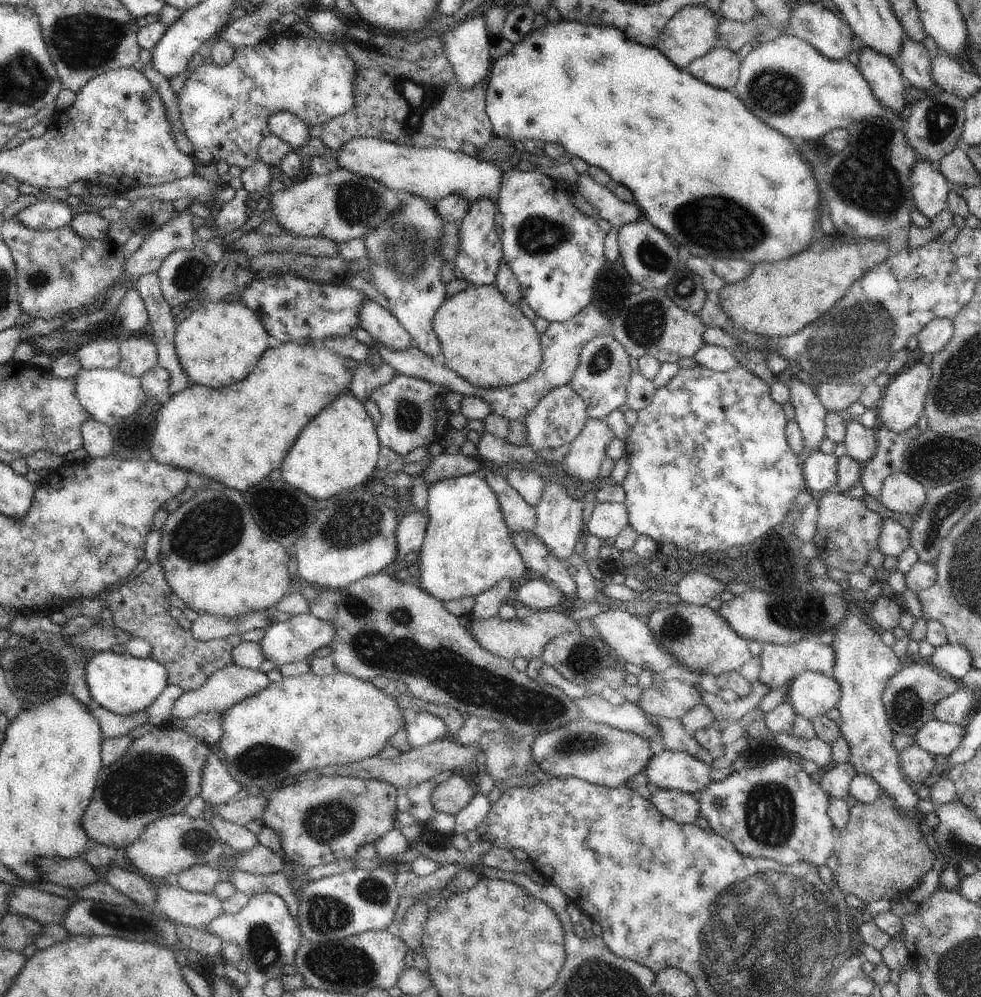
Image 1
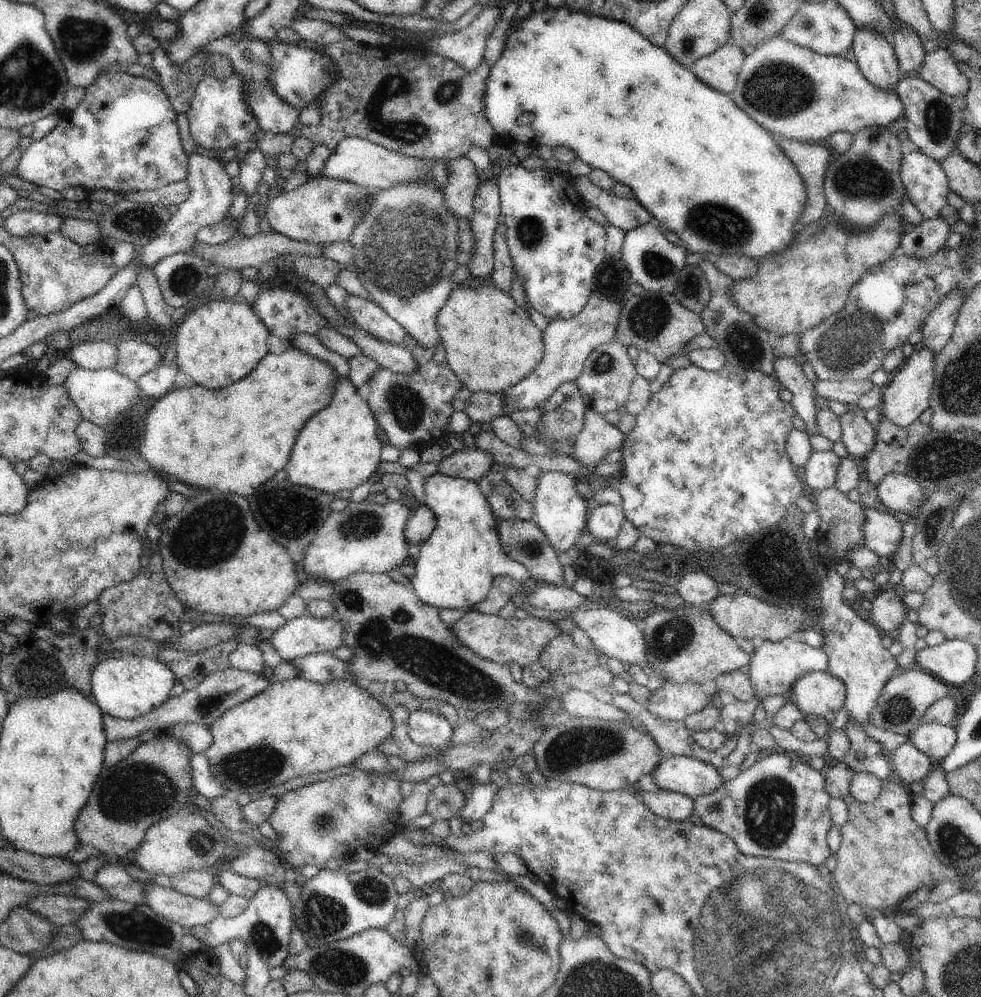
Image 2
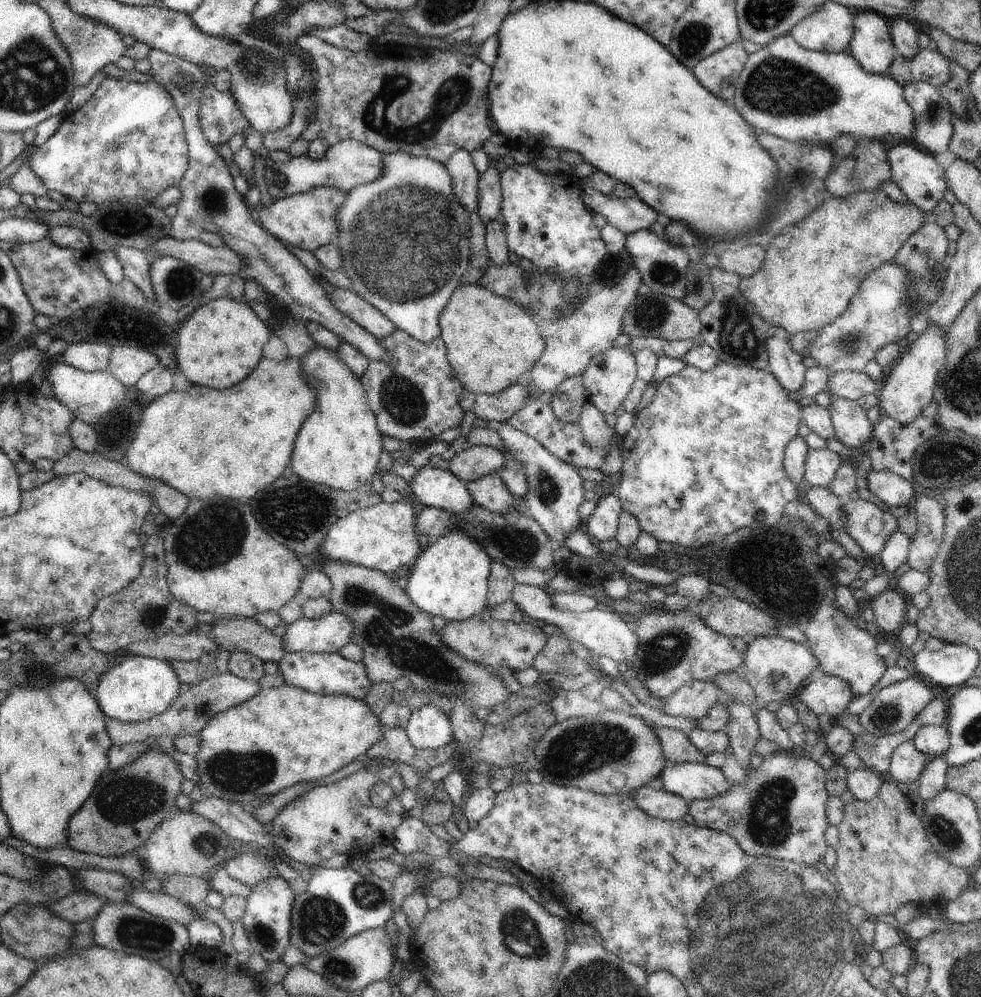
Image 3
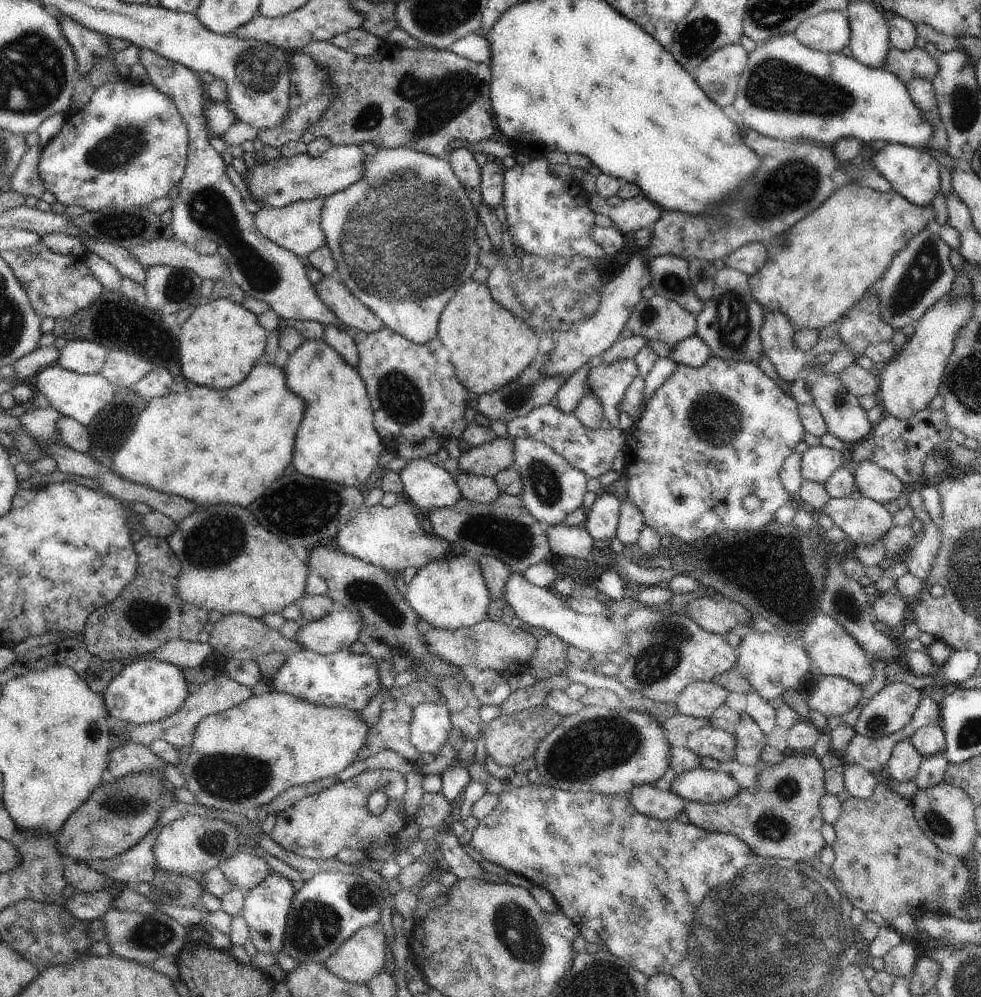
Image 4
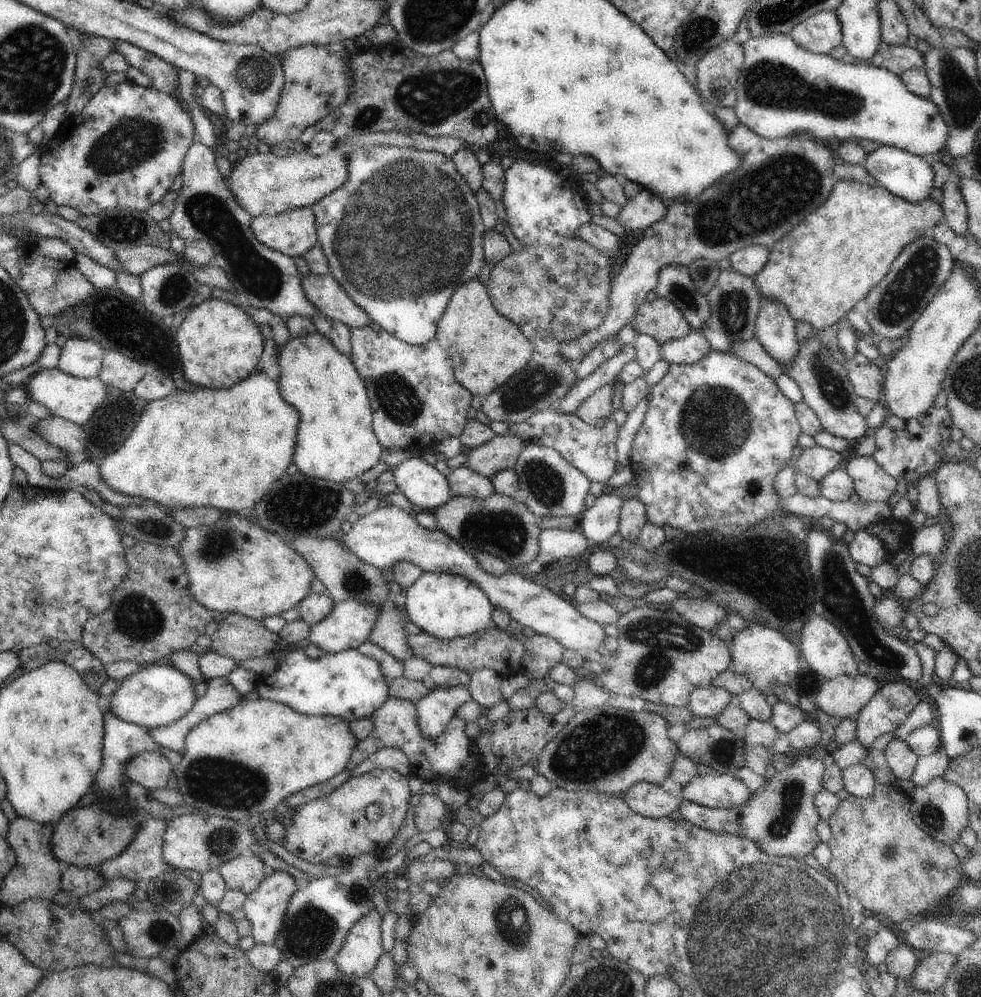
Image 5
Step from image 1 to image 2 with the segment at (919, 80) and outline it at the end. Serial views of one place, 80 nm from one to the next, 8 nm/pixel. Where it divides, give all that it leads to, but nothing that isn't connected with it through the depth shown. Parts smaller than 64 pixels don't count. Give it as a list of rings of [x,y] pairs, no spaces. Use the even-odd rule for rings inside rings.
[[[903,24],[903,27],[894,32],[892,40],[894,40],[894,50],[902,71],[919,76],[915,72],[919,72],[919,68],[923,66],[923,58],[926,53],[918,32]]]

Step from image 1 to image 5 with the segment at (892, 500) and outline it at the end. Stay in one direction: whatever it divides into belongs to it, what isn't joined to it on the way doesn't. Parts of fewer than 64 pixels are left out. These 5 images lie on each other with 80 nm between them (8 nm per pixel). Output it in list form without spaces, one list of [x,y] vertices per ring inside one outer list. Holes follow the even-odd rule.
[[[856,456],[843,467],[852,477],[855,492],[863,505],[888,501],[896,490],[897,480],[892,478],[872,456]]]

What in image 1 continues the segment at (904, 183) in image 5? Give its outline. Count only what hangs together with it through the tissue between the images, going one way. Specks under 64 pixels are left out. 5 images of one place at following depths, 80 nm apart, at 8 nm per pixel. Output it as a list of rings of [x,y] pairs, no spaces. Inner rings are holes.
[[[918,159],[910,169],[909,179],[914,206],[932,220],[947,208],[946,198],[952,186],[937,164]]]

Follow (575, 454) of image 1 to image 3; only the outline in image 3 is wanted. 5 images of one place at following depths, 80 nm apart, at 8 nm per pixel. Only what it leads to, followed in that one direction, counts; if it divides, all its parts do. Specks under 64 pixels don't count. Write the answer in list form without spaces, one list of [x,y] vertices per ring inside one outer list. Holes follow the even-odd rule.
[[[586,399],[578,421],[587,440],[587,445],[592,448],[601,449],[615,441],[615,429],[606,425],[604,416],[605,414],[599,408]]]

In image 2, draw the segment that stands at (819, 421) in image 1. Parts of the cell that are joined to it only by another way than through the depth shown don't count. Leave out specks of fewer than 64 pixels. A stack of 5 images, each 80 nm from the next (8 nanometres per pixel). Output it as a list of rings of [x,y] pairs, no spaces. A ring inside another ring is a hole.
[[[780,356],[774,360],[774,376],[779,380],[781,386],[792,392],[791,404],[796,416],[804,420],[808,430],[816,430],[815,434],[819,434],[815,416],[823,403],[817,396],[811,380],[804,375],[800,358]]]

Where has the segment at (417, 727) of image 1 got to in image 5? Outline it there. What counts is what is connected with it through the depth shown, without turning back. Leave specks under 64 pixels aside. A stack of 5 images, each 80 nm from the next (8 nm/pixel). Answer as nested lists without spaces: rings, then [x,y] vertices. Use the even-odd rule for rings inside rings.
[[[436,687],[423,696],[415,705],[418,724],[424,740],[434,742],[444,732],[448,723],[455,717],[460,704],[472,700],[468,687]]]

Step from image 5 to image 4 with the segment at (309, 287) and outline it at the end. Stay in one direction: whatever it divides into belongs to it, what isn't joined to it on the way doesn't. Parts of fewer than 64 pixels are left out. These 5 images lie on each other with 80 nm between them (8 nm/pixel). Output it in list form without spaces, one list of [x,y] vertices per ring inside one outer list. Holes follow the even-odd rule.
[[[336,275],[323,276],[313,287],[319,300],[346,327],[369,333],[386,327],[382,320],[340,282]]]

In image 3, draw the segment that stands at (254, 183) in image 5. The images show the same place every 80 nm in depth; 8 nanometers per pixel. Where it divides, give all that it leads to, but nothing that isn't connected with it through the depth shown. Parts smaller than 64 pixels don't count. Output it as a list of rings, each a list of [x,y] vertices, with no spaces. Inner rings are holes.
[[[346,139],[338,144],[331,145],[321,159],[312,160],[308,155],[291,157],[287,162],[274,162],[274,169],[286,176],[286,184],[280,190],[279,199],[292,197],[298,193],[307,193],[318,187],[328,187],[347,193],[349,190],[366,183],[374,182],[382,172],[382,157],[384,155],[369,146]]]

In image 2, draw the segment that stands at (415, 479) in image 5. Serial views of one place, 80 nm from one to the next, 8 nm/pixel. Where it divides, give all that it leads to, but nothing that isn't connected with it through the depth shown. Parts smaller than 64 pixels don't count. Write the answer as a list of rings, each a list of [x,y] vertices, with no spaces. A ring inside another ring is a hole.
[[[438,471],[429,476],[424,484],[424,504],[435,512],[437,525],[434,532],[423,542],[418,558],[413,561],[415,573],[410,579],[416,598],[425,605],[444,610],[474,610],[487,597],[492,581],[497,576],[508,575],[521,586],[534,584],[533,574],[518,561],[513,561],[502,552],[501,541],[495,530],[495,520],[498,519],[490,508],[487,497],[481,493],[474,481],[452,478]]]

